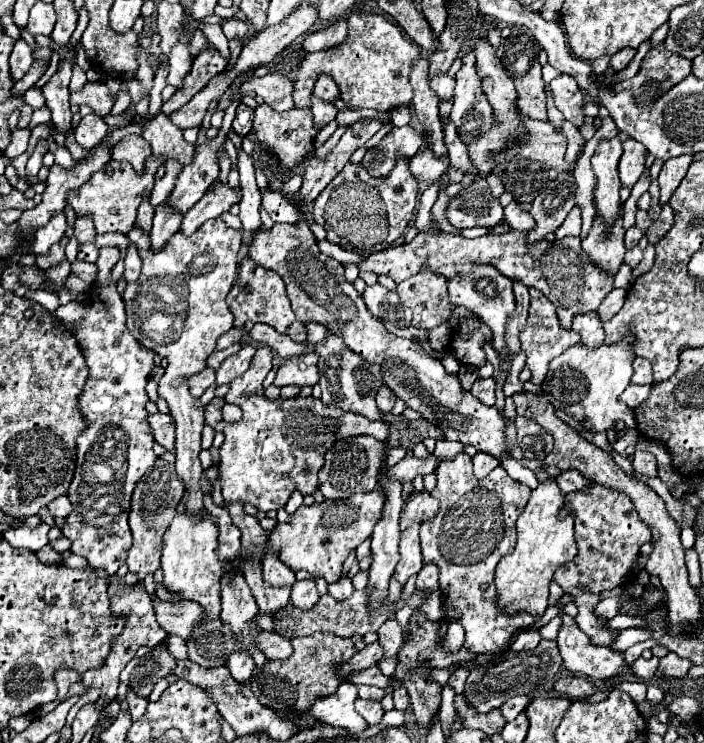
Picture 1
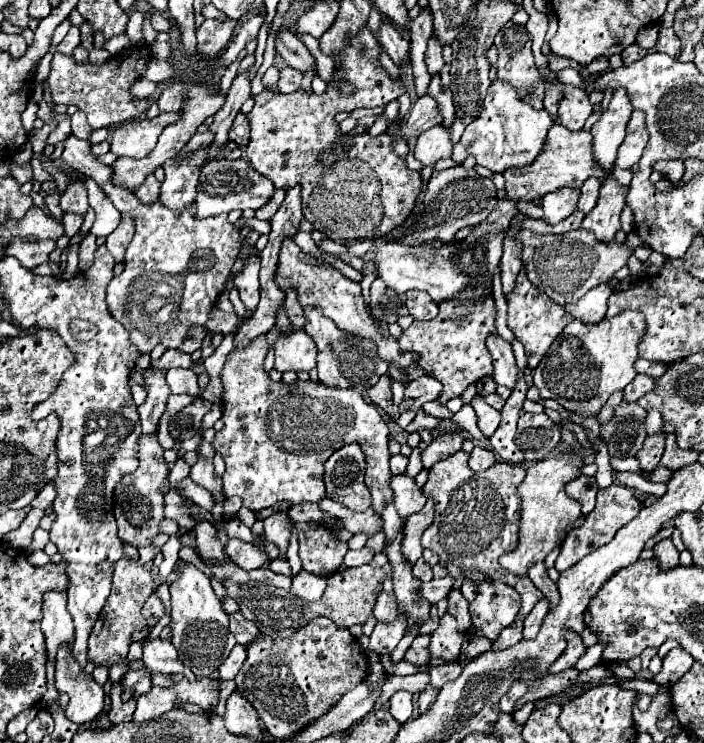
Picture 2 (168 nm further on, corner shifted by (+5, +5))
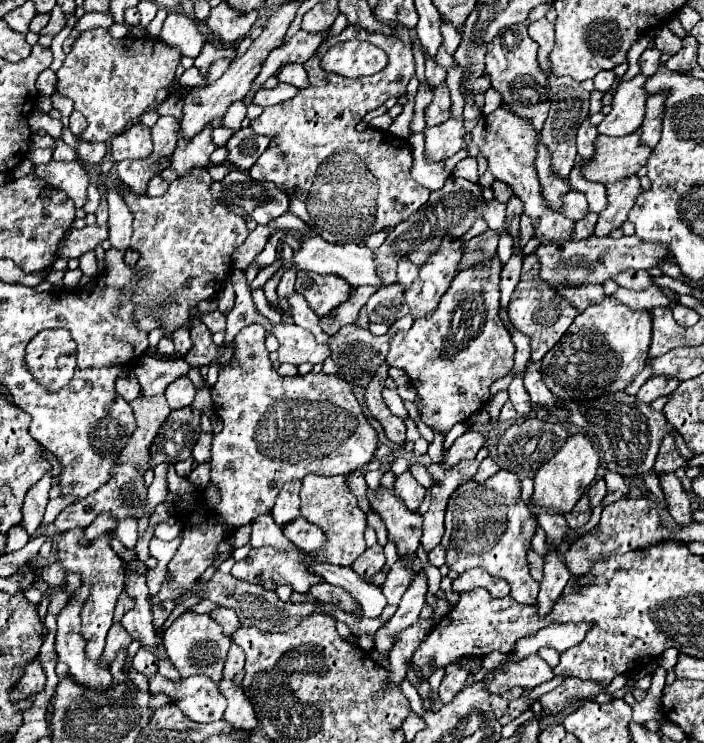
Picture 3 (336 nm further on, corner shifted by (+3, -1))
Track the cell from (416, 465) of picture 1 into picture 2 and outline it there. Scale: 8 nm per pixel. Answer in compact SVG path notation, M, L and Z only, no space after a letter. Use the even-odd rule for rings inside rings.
M441 434L441 436L437 436L437 438L427 446L427 450L421 454L423 466L429 468L429 466L433 466L435 462L441 462L443 458L453 456L455 452L461 450L461 444L463 444L463 436L461 436L461 434Z

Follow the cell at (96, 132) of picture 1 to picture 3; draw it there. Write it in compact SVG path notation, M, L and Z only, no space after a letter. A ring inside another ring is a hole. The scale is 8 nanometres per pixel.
M73 112L73 114L71 114L71 124L69 124L69 128L71 128L71 132L73 132L75 136L81 136L83 130L87 128L85 116L83 116L81 112Z

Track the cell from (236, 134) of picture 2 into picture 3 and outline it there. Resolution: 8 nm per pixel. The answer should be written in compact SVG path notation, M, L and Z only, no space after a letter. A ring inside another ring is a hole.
M241 128L227 142L229 150L227 162L241 170L249 170L255 164L255 160L261 156L261 152L265 152L269 142L271 140L267 136L255 134L251 128Z

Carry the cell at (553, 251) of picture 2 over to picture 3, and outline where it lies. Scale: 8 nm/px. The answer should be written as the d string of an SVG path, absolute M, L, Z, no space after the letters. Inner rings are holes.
M589 236L585 240L553 240L553 242L545 242L539 244L535 250L535 256L539 258L541 264L541 278L543 282L549 284L551 290L559 290L565 286L581 286L581 284L603 284L605 280L617 276L619 272L625 272L629 268L651 268L657 266L661 258L669 258L667 252L663 252L661 244L647 244L643 240L639 240L637 236L623 236L619 240L613 240L611 236L607 238L597 238L597 236Z

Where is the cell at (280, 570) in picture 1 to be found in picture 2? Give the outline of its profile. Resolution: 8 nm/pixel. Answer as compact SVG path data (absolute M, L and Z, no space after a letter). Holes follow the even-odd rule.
M273 512L269 518L263 520L265 524L265 536L267 540L275 542L281 550L281 558L285 560L285 552L289 546L289 538L291 538L291 522L289 516L285 512Z

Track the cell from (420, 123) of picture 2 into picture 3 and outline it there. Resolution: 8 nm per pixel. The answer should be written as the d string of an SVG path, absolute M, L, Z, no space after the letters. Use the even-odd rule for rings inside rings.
M441 84L439 88L433 90L435 96L433 96L433 102L427 106L425 110L425 122L427 126L437 126L437 124L443 124L447 118L449 118L449 106L451 106L451 100L449 100L449 88L445 84Z

